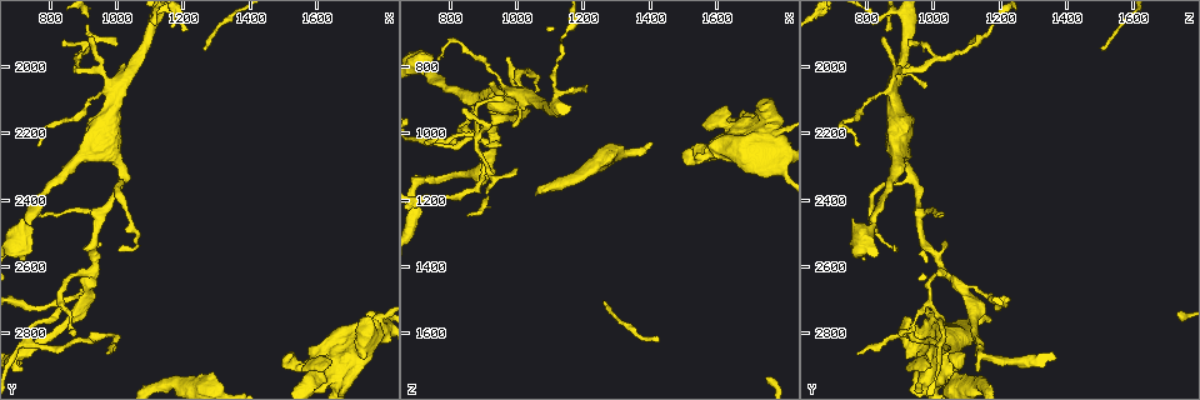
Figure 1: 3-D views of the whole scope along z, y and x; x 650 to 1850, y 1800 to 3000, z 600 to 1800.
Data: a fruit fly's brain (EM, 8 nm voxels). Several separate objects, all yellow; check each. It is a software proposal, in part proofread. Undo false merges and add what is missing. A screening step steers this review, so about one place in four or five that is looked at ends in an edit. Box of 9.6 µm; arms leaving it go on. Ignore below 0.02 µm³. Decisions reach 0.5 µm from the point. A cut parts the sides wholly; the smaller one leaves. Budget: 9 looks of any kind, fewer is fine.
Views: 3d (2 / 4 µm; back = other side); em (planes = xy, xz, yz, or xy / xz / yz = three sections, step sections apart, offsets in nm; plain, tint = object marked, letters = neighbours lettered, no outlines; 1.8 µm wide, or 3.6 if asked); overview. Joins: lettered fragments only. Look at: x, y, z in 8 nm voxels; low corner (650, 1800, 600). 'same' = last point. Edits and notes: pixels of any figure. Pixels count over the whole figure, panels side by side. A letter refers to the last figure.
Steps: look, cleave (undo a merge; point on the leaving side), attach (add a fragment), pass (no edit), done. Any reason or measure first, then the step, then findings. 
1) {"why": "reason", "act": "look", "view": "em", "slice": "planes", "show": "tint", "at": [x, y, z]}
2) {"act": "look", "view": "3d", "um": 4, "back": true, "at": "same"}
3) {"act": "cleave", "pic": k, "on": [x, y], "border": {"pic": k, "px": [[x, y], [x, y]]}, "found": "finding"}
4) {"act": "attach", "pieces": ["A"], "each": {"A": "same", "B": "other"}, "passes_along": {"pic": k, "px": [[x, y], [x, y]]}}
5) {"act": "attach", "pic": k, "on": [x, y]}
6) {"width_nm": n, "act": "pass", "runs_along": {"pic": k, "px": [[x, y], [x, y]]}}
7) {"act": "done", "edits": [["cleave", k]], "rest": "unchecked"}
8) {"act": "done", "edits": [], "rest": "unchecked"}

{"why": "three arms meet", "act": "look", "view": "em", "slice": "yz", "step": 8, "show": "tint", "at": [730, 2820, 1030]}

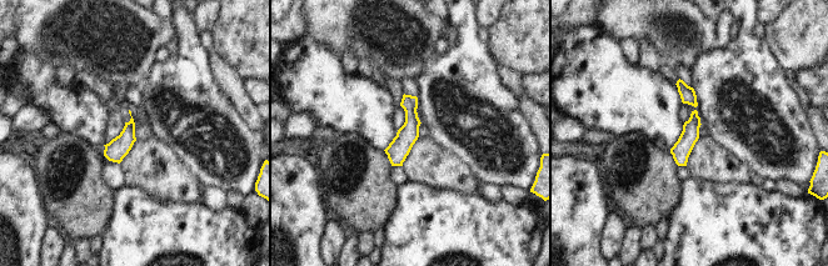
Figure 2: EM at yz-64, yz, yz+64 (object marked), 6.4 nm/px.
{"why": "another direction", "act": "look", "view": "em", "slice": "planes", "show": "letters", "at": "same"}

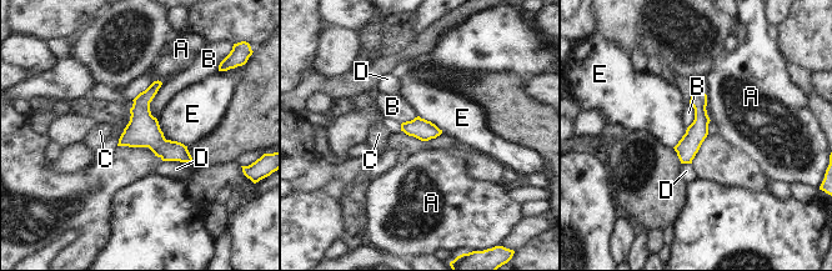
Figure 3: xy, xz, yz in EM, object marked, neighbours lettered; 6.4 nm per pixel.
{"longest_contact_nm": ["B", 240], "act": "pass", "each": {"A": "other", "B": "other", "C": "other", "D": "other", "E": "other"}, "found": "continuous, no second neuron"}

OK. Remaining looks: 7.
{"why": "sharp bend", "act": "look", "view": "em", "um": 3.6, "slice": "planes", "show": "tint", "at": [930, 2620, 1030]}

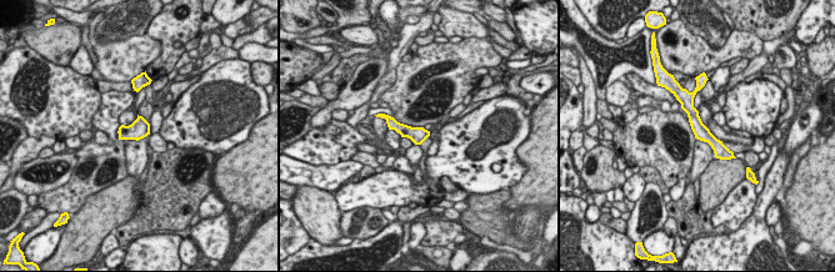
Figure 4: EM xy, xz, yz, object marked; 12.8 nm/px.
{"act": "look", "view": "em", "um": 3.6, "slice": "planes", "show": "letters", "at": "same"}

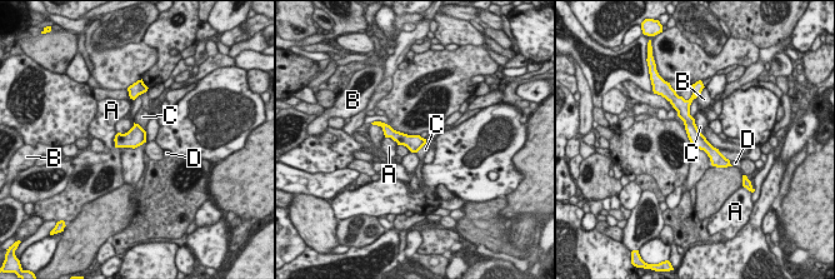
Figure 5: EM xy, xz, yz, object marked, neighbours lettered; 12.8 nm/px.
{"width_nm": 200, "act": "pass", "each": {"A": "other", "B": "other", "C": "other", "D": "other"}, "border": {"pic": 5, "px": [[693, 118], [703, 135]]}, "found": "one neuron here"}

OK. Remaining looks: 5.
{"why": "a narrow waist", "act": "look", "view": "em", "slice": "planes", "show": "letters", "at": [930, 2820, 950]}

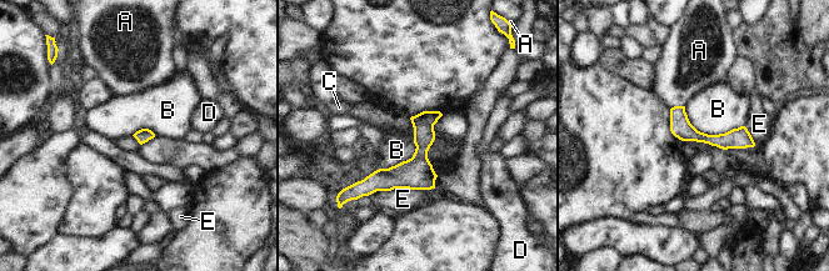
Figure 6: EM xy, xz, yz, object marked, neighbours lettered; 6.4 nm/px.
{"act": "pass", "each": {"A": "other", "B": "other", "C": "other", "D": "other", "E": "other"}, "border": {"pic": 6, "px": [[684, 106], [708, 134], [744, 125]]}, "found": "all the same neuron"}

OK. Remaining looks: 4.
{"why": "an open end", "act": "look", "view": "em", "slice": "planes", "show": "letters", "at": [1220, 1890, 850]}

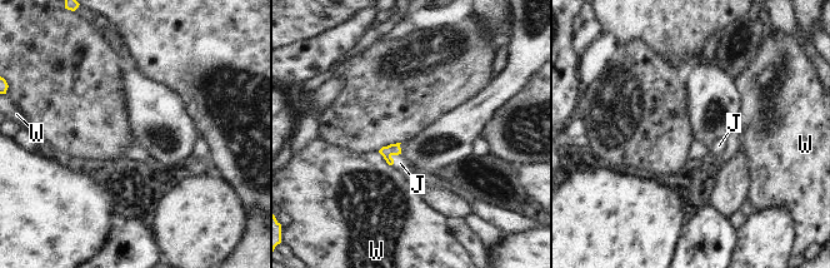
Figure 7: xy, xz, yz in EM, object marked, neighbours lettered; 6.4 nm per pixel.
{"act": "attach", "pieces": ["J"], "each": {"J": "same", "W": "other"}, "passes_along": {"pic": 7, "px": [[393, 149], [390, 157], [400, 163]]}, "found": "the neuron continues"}

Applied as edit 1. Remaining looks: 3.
{"act": "done", "edits": [["attach", 7]], "rest": "unchecked"}

